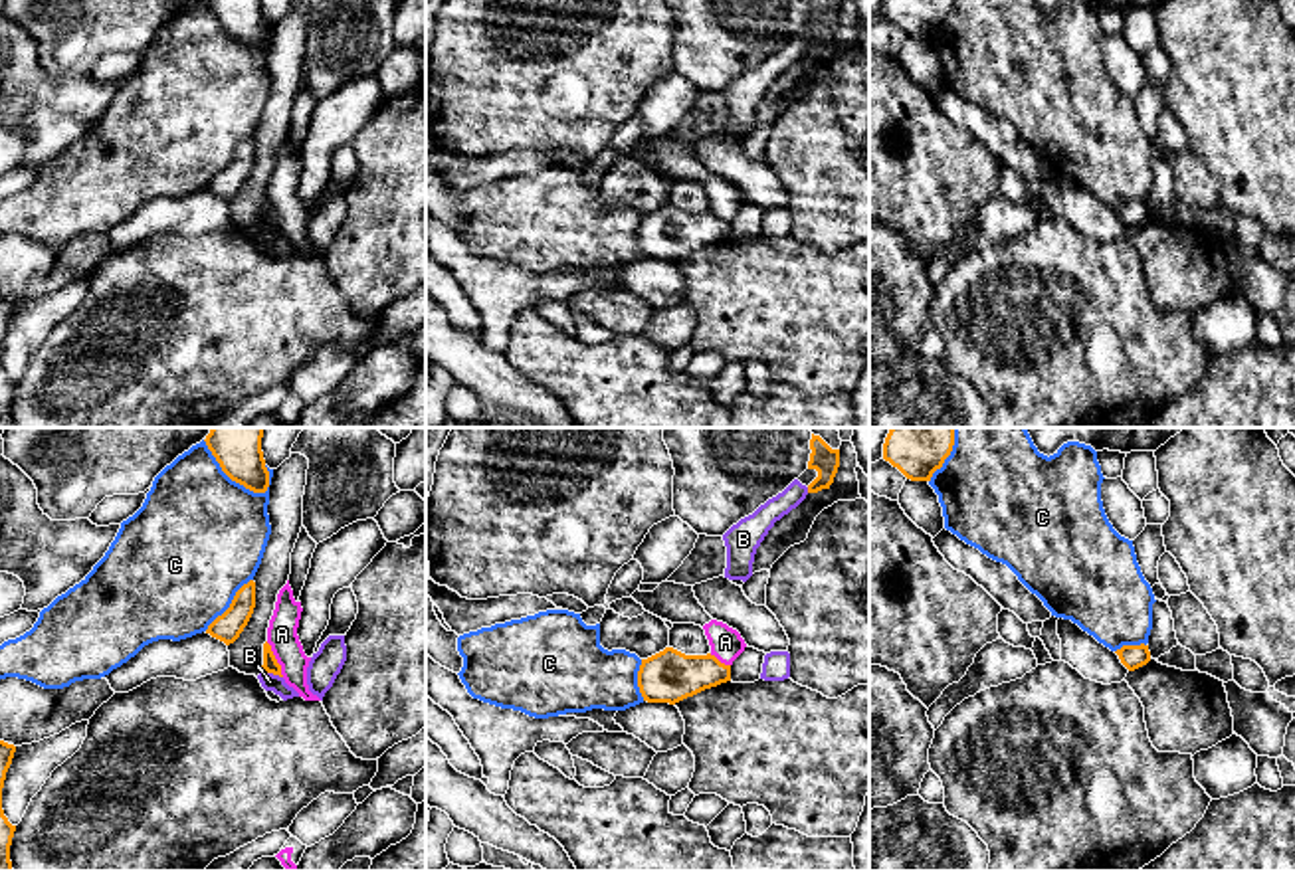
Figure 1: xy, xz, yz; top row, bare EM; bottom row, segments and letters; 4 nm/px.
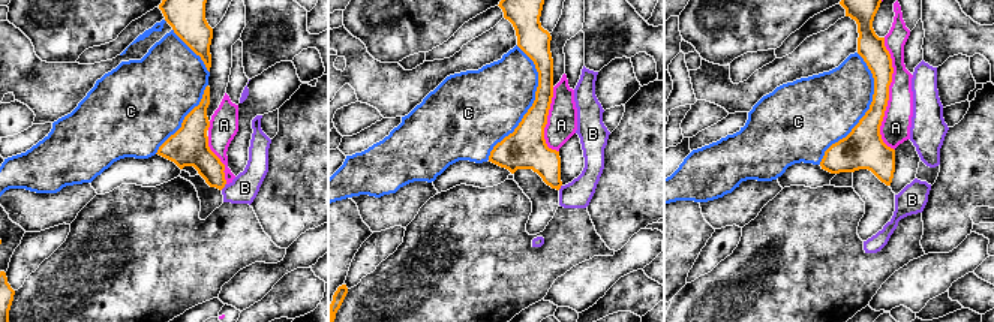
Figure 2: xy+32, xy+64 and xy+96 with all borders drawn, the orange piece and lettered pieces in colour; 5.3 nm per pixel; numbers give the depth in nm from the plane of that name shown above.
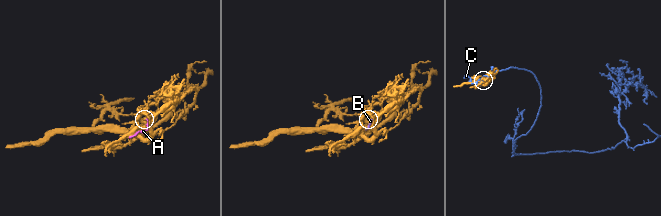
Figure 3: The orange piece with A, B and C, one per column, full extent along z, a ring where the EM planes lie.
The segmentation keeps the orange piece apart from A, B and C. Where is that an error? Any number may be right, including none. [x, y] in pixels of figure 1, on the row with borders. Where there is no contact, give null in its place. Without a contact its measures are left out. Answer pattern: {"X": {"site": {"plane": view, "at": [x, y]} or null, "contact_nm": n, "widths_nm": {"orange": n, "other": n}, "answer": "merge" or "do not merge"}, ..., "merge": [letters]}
{"A": {"site": {"plane": "xy", "at": [276, 660]}, "contact_nm": 160, "widths_nm": {"orange": 60, "other": 130}, "answer": "do not merge"}, "B": {"site": {"plane": "xy", "at": [272, 672]}, "contact_nm": 90, "widths_nm": {"orange": 60, "other": 70}, "answer": "do not merge"}, "C": {"site": {"plane": "xy", "at": [230, 478]}, "contact_nm": 340, "widths_nm": {"orange": 220, "other": 480}, "answer": "do not merge"}, "merge": []}

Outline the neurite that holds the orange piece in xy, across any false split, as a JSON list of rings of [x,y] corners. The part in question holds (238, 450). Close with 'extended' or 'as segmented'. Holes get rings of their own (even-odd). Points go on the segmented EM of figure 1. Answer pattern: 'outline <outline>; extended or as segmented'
outline [[[212,428],[206,445],[222,471],[253,493],[265,493],[269,471],[261,451],[263,428]]]; as segmented

